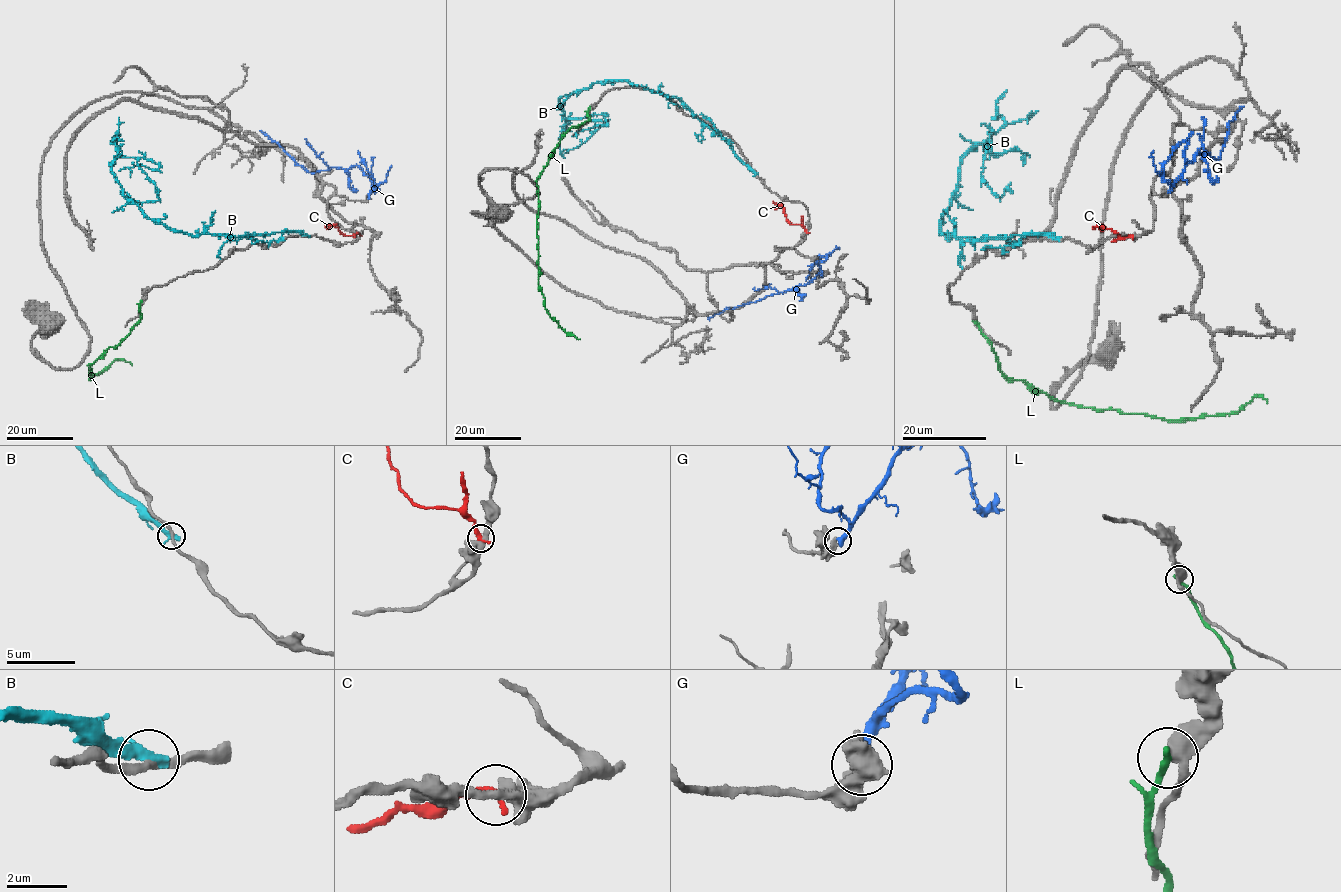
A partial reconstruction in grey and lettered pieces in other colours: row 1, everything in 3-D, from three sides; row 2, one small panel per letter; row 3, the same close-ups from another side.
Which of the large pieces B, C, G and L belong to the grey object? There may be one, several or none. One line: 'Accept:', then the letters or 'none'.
Accept: none

